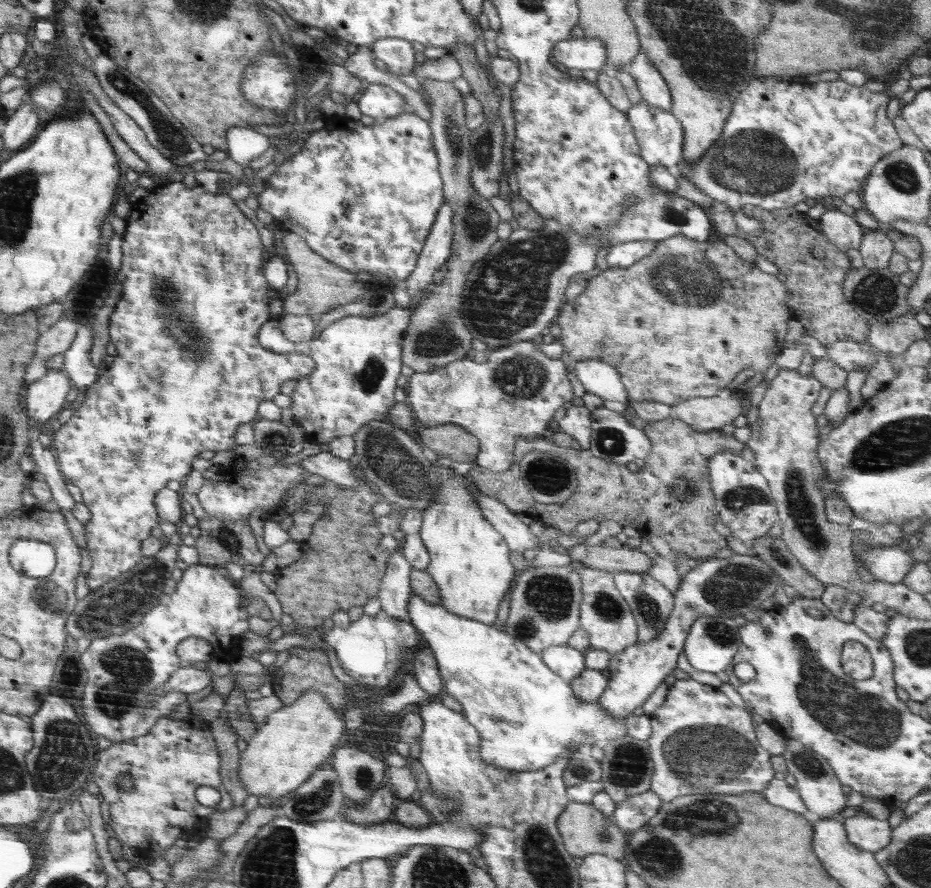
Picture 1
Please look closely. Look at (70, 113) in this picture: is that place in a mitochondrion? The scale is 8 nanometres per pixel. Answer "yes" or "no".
no

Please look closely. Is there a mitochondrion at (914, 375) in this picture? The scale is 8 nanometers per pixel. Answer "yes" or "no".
no

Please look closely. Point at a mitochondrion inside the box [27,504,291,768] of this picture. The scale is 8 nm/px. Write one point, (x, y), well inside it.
(125, 671)

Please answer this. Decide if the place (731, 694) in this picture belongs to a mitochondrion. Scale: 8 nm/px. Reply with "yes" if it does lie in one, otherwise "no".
no

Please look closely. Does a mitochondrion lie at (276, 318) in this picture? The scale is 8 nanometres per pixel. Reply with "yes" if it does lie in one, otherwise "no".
no

